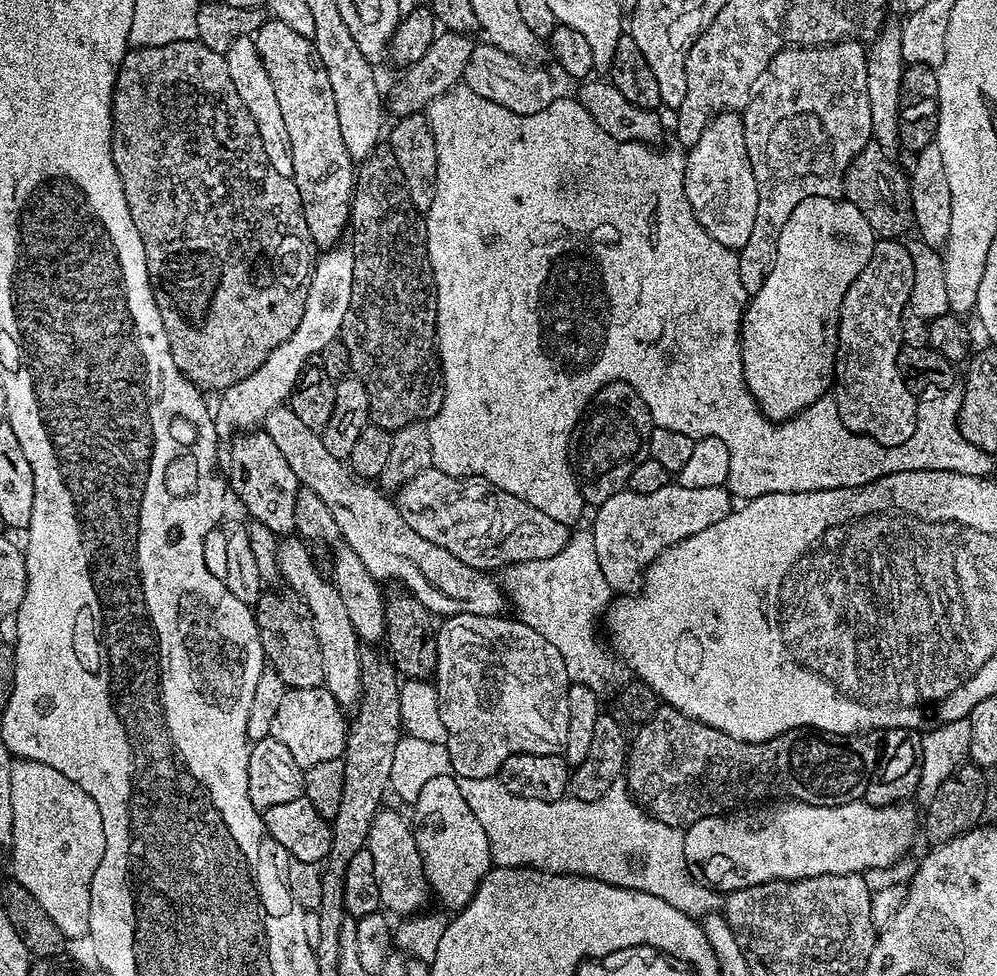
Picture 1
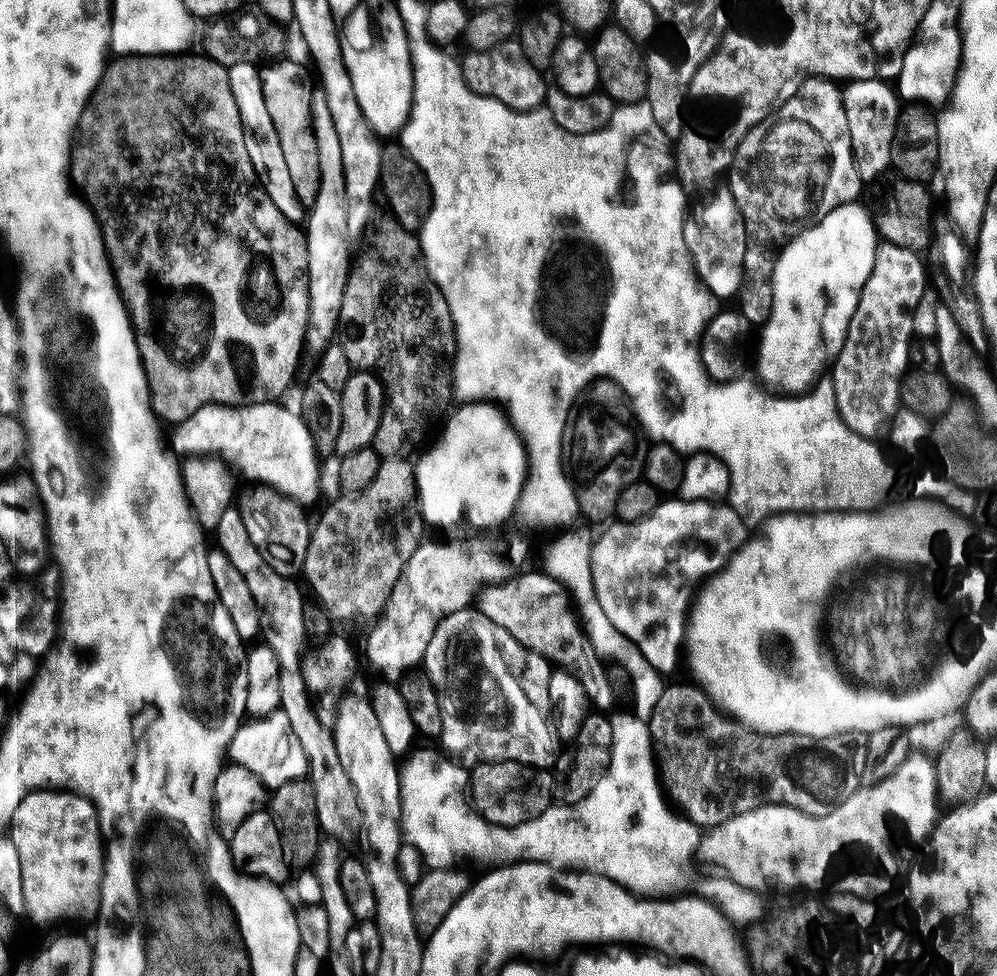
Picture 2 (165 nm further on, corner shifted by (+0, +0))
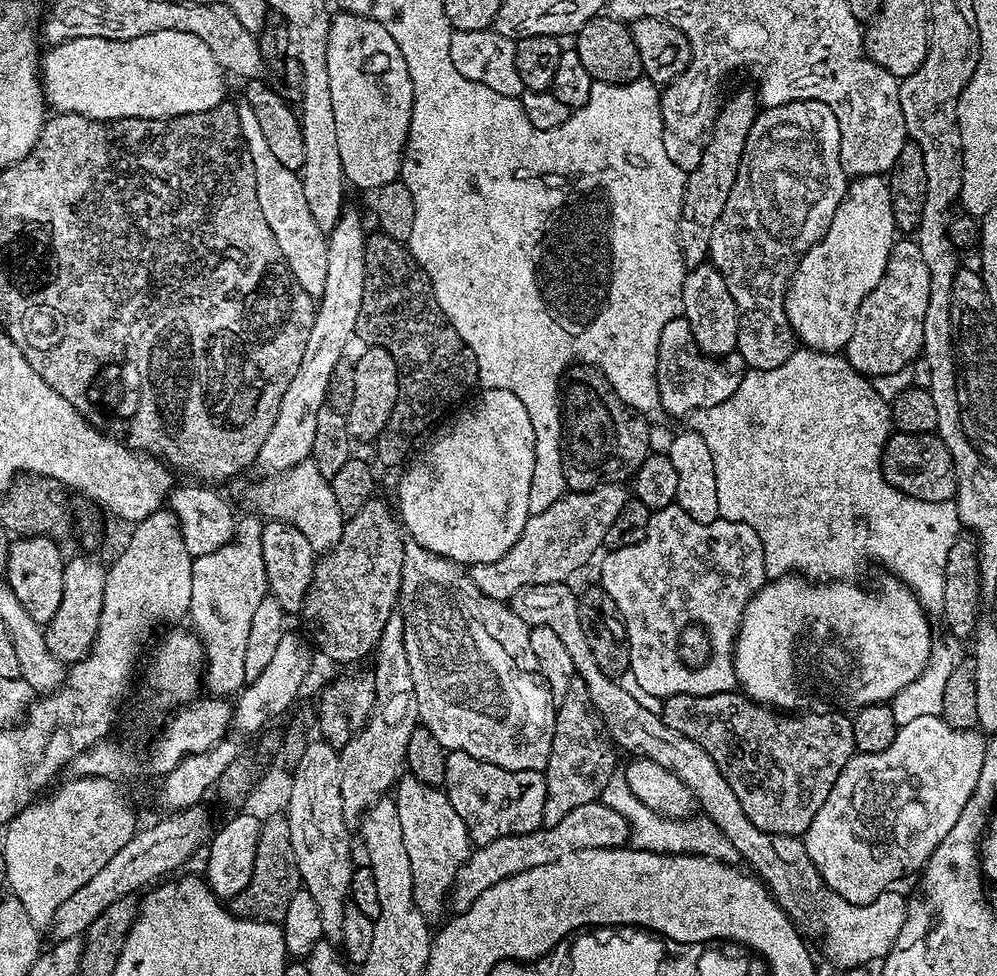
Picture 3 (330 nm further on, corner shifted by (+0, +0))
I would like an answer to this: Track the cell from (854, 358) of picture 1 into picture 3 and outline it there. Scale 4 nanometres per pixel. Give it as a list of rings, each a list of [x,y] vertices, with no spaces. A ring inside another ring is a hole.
[[[897,239],[890,250],[882,282],[878,282],[878,286],[866,294],[862,306],[858,306],[854,334],[850,334],[846,349],[850,366],[863,376],[873,378],[892,375],[917,359],[924,347],[922,322],[926,322],[926,305],[929,302],[930,270],[926,270],[922,250],[918,250],[915,239]]]

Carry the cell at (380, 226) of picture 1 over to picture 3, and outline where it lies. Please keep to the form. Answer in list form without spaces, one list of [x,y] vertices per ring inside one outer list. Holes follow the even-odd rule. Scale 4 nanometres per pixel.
[[[376,230],[365,239],[364,242],[364,265],[366,266],[366,274],[364,275],[364,285],[362,286],[362,310],[358,310],[358,318],[356,319],[357,337],[361,336],[365,341],[365,345],[373,348],[385,348],[390,354],[390,358],[394,358],[394,362],[398,366],[398,374],[400,381],[398,382],[398,402],[394,402],[394,414],[390,414],[390,422],[386,422],[384,429],[377,434],[374,441],[376,447],[375,463],[381,464],[384,468],[399,469],[400,456],[404,456],[404,448],[408,448],[408,440],[412,440],[412,436],[416,436],[416,432],[420,432],[420,428],[424,428],[424,424],[428,424],[428,420],[432,420],[432,416],[436,416],[436,412],[440,412],[440,408],[444,408],[444,404],[448,404],[448,400],[456,400],[456,396],[460,396],[460,392],[464,392],[464,388],[468,388],[468,380],[472,380],[472,372],[476,372],[476,364],[472,364],[472,356],[468,356],[468,348],[464,348],[464,344],[460,344],[460,340],[456,340],[458,330],[454,330],[454,326],[446,318],[446,314],[440,309],[440,303],[436,301],[436,295],[432,289],[432,283],[428,281],[428,275],[420,269],[420,264],[412,257],[411,252],[401,241],[390,238],[386,233]]]

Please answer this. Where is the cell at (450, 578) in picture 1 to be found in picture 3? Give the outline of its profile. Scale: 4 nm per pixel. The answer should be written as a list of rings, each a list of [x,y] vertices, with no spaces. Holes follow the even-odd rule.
[[[561,582],[559,584],[531,584],[520,588],[512,595],[511,610],[514,614],[518,614],[518,618],[522,618],[522,622],[528,624],[529,629],[550,626],[550,630],[554,630],[554,634],[558,634],[558,639],[566,645],[566,651],[570,654],[570,662],[574,662],[576,675],[582,678],[582,682],[586,682],[586,690],[590,690],[590,698],[594,701],[598,714],[602,714],[602,722],[612,735],[612,743],[616,745],[617,749],[624,751],[625,748],[626,751],[633,752],[631,754],[633,757],[658,762],[658,766],[662,766],[662,770],[670,770],[670,774],[678,777],[692,792],[693,801],[704,810],[703,815],[712,820],[714,826],[718,826],[718,830],[722,830],[722,834],[726,834],[726,838],[730,838],[730,846],[734,846],[734,850],[738,850],[741,861],[745,865],[748,863],[747,867],[763,881],[772,897],[776,899],[776,903],[788,915],[789,921],[801,922],[800,920],[806,919],[808,911],[812,908],[812,895],[815,894],[816,887],[818,889],[821,887],[822,881],[814,862],[810,862],[810,854],[806,854],[803,839],[798,836],[770,834],[766,830],[758,830],[758,826],[754,826],[754,822],[750,822],[750,818],[746,818],[746,810],[742,810],[738,797],[734,795],[734,790],[730,790],[730,782],[726,782],[726,778],[722,778],[722,770],[718,770],[718,766],[714,766],[714,758],[710,758],[710,754],[706,754],[706,750],[702,750],[702,746],[698,746],[698,742],[678,734],[678,730],[670,730],[670,726],[666,726],[660,712],[651,712],[644,708],[638,699],[623,689],[620,682],[611,680],[606,674],[602,674],[602,669],[598,667],[598,662],[594,662],[594,653],[591,652],[590,646],[586,642],[586,633],[582,631],[582,622],[578,618],[577,593],[575,591],[572,593],[567,588],[568,586],[567,583]]]

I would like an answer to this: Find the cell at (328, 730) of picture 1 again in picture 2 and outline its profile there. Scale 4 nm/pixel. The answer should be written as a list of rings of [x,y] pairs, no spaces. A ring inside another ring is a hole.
[[[281,708],[269,715],[241,723],[230,740],[228,756],[233,763],[250,770],[269,790],[275,790],[288,781],[301,779],[308,772],[305,752]]]

